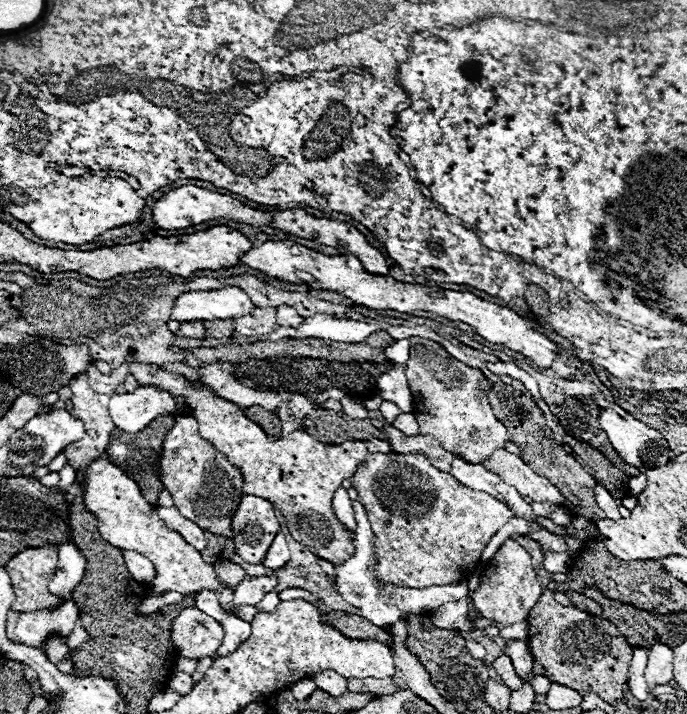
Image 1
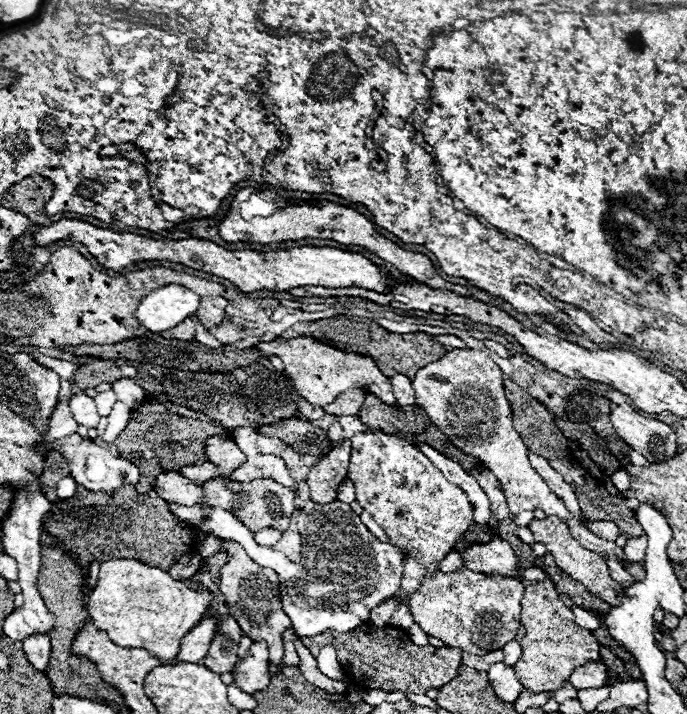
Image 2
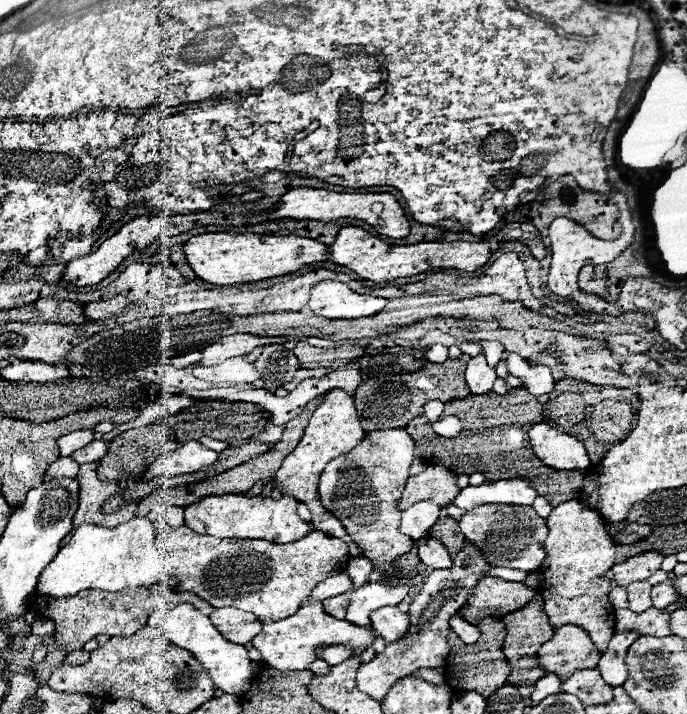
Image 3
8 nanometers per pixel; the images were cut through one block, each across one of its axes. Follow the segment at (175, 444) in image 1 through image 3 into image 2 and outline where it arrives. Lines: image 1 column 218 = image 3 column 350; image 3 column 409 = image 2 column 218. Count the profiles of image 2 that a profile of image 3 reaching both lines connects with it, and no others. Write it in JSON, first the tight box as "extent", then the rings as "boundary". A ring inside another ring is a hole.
{"extent":[198,434,292,676],"boundary":[[[216,434],[206,440],[206,460],[220,470],[218,478],[230,480],[230,474],[246,462],[246,454],[236,446],[232,438]],[[210,534],[200,546],[198,552],[202,556],[212,556],[216,552],[226,550],[228,554],[228,562],[222,566],[220,570],[220,590],[224,594],[226,604],[230,606],[228,612],[232,614],[232,618],[236,618],[238,626],[242,628],[242,632],[252,638],[252,640],[266,640],[268,648],[270,648],[270,674],[274,676],[276,672],[280,672],[278,668],[282,668],[282,658],[284,658],[284,644],[282,644],[282,632],[286,628],[292,628],[292,622],[288,620],[288,616],[282,612],[282,602],[280,602],[280,582],[278,582],[278,574],[272,568],[262,568],[258,566],[240,544],[236,544],[234,540],[222,540],[216,538],[214,534]]]}

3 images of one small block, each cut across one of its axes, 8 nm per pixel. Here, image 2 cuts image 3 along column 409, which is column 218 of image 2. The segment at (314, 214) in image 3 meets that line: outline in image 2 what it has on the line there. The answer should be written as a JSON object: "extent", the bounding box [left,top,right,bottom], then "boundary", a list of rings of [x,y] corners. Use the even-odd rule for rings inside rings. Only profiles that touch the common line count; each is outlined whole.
{"extent":[218,188,466,294],"boundary":[[[242,188],[236,192],[232,204],[230,204],[230,210],[228,214],[224,216],[224,220],[218,224],[218,234],[222,240],[226,242],[264,242],[264,244],[270,244],[270,242],[284,242],[284,240],[302,240],[302,238],[320,238],[320,240],[336,240],[340,244],[346,244],[346,246],[360,246],[360,248],[366,248],[370,252],[374,252],[378,258],[386,260],[390,266],[398,268],[402,274],[426,284],[428,288],[432,290],[450,290],[454,294],[466,294],[466,288],[464,286],[458,286],[458,284],[452,284],[452,282],[446,282],[440,278],[440,274],[436,272],[432,260],[424,254],[418,254],[418,252],[408,252],[408,250],[402,250],[400,246],[396,246],[394,242],[390,242],[388,238],[380,236],[376,230],[374,230],[374,224],[364,218],[362,214],[358,214],[356,210],[352,208],[346,208],[346,206],[338,206],[334,202],[324,202],[320,208],[316,206],[286,206],[286,208],[280,208],[276,210],[272,216],[268,218],[256,218],[252,222],[244,220],[240,216],[240,202],[248,200],[250,198],[250,188]]]}

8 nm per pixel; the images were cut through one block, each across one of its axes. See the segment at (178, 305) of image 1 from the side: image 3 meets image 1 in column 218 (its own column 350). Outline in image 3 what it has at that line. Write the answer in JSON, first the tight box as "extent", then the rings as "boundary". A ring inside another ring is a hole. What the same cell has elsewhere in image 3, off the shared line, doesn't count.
{"extent":[308,280,388,320],"boundary":[[[326,280],[310,290],[308,308],[328,320],[356,320],[378,314],[388,304],[386,298],[374,298],[350,290],[344,282]]]}

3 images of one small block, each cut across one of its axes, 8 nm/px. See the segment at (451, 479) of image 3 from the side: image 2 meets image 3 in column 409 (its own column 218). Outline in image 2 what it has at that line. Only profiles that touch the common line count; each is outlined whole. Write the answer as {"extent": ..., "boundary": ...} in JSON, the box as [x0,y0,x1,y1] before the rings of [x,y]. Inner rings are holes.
{"extent":[204,478,296,534],"boundary":[[[214,478],[204,484],[204,500],[210,506],[224,506],[224,510],[232,510],[232,514],[236,514],[254,534],[262,528],[276,528],[284,532],[290,524],[292,512],[296,510],[294,492],[272,478],[256,478],[252,482],[222,482]]]}

